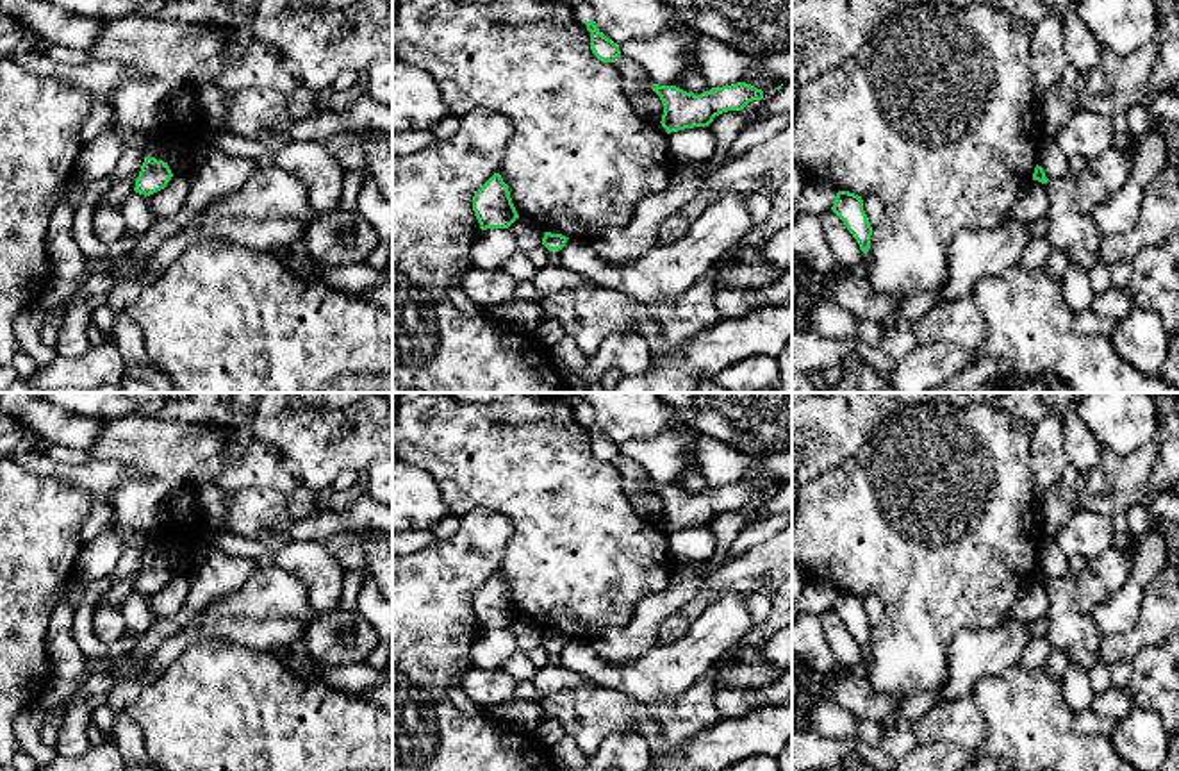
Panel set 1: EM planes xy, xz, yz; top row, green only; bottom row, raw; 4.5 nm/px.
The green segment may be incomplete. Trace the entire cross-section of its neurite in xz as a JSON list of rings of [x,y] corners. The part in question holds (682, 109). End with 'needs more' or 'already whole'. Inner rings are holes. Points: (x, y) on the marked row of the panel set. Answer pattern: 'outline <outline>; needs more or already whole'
outline [[[746,82],[712,87],[701,95],[687,93],[676,86],[658,84],[653,84],[653,91],[664,104],[660,123],[667,134],[694,127],[708,127],[715,116],[728,111],[742,111],[749,102],[763,98],[762,89]]]; already whole

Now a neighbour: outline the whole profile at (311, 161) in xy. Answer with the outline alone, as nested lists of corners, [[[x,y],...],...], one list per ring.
[[[289,141],[268,153],[268,161],[305,184],[312,212],[330,212],[339,205],[344,168],[321,141]]]

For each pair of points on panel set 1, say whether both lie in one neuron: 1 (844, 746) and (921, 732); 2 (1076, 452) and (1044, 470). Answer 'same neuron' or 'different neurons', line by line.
1: same neuron
2: different neurons

